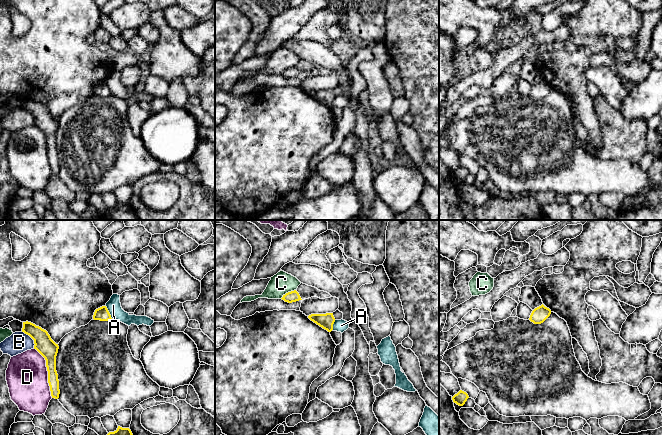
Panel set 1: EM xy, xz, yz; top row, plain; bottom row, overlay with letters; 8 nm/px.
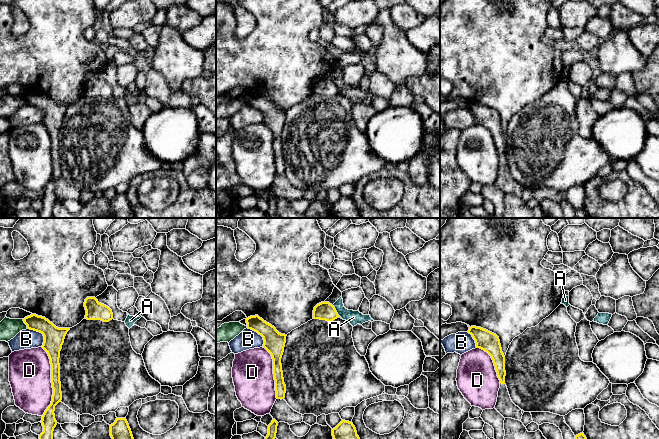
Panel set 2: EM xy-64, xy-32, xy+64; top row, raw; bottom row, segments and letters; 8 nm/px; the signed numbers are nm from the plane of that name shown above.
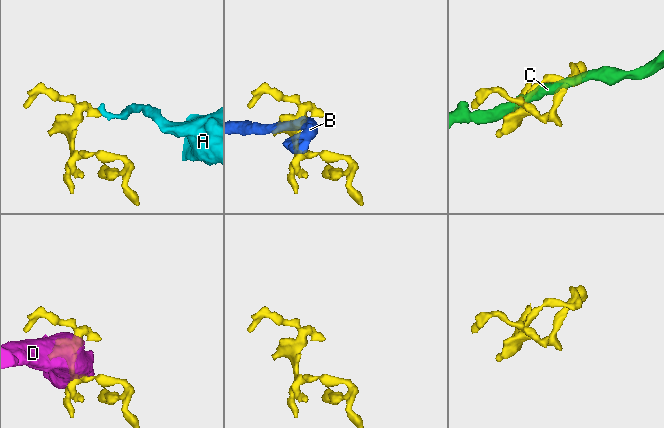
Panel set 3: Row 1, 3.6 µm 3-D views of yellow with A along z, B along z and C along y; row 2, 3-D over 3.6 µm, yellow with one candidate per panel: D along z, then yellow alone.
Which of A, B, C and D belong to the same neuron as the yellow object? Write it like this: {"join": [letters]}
{"join": []}

